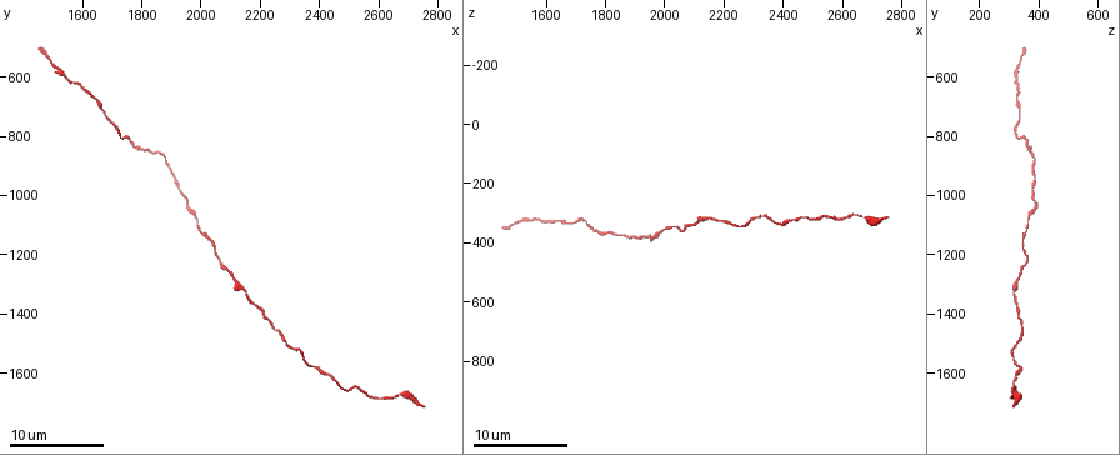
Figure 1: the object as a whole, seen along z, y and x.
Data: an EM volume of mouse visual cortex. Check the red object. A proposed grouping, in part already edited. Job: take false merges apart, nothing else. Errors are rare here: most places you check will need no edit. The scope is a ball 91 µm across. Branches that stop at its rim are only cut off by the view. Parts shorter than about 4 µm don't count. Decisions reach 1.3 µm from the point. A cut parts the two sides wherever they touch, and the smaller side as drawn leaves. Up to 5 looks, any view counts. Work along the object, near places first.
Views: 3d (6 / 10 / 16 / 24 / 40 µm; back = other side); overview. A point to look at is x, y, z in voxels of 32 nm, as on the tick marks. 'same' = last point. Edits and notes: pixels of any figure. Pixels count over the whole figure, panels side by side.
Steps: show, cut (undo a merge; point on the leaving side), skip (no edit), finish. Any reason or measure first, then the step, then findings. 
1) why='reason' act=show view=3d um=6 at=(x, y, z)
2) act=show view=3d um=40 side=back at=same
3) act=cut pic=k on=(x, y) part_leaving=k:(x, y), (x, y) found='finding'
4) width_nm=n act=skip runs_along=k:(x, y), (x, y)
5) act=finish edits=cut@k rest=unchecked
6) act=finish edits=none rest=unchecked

act=show view=3d um=16 at=(2050, 1190, 350)

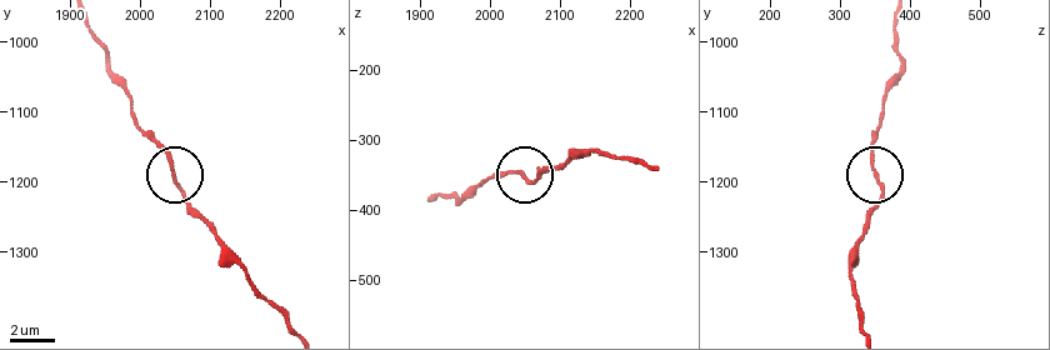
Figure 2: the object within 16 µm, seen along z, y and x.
act=show view=3d um=6 at=(2050, 1190, 350)

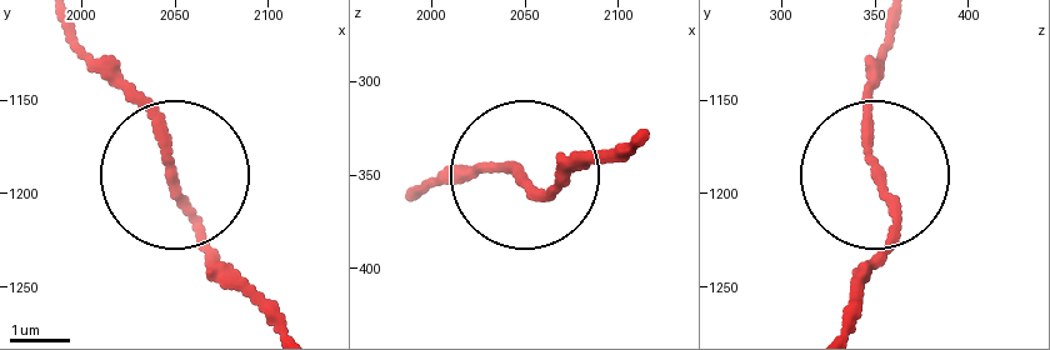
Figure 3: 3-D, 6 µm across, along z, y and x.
act=skip found='one cell here'

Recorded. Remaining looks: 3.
why='thick turns thin' act=show view=3d um=16 at=(1950, 1020, 390)

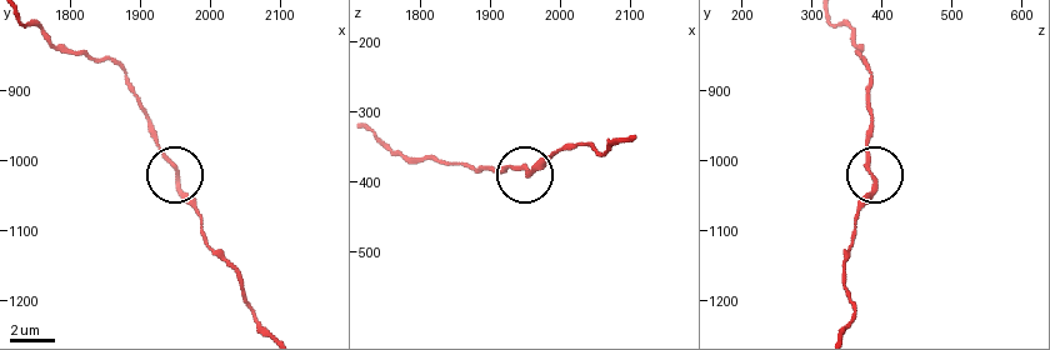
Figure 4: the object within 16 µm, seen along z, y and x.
act=skip runs_along=4:(243, 290), (208, 241), (198, 208), (151, 131) found='all the same cell'

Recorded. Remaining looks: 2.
why='calibre changes' act=show view=3d um=10 at=(1760, 810, 350)

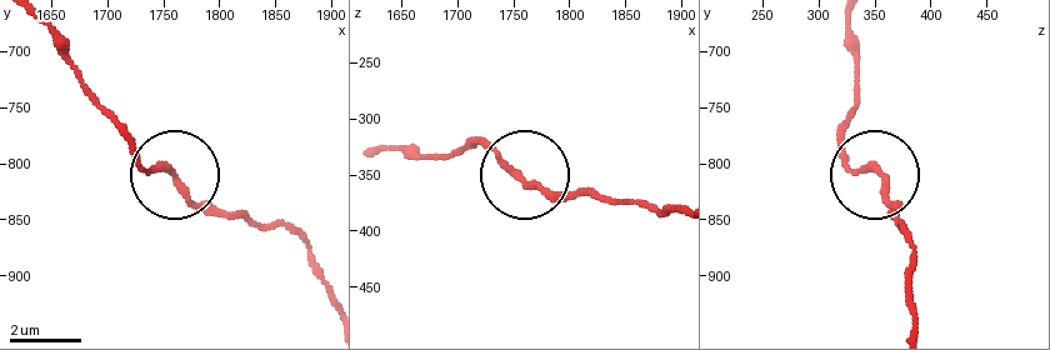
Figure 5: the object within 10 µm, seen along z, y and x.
act=skip runs_along=5:(326, 284), (303, 239), (204, 210), (126, 135) found='continuous, no second cell'

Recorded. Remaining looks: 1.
act=finish edits=none rest=unchecked

